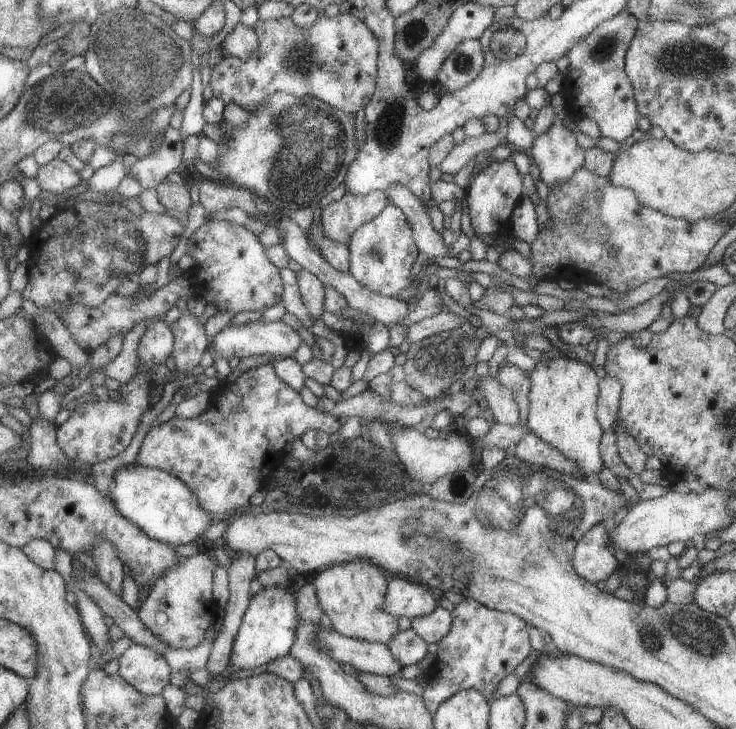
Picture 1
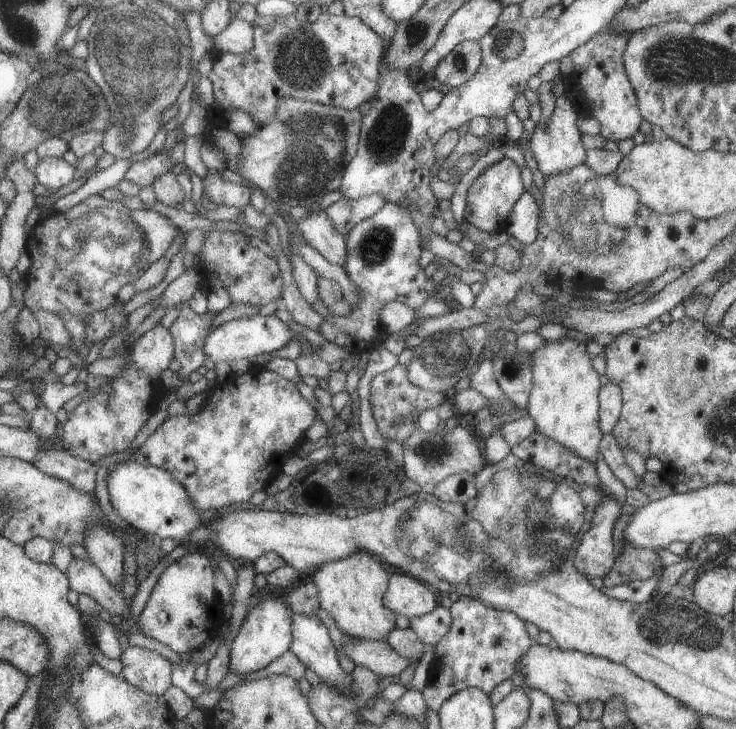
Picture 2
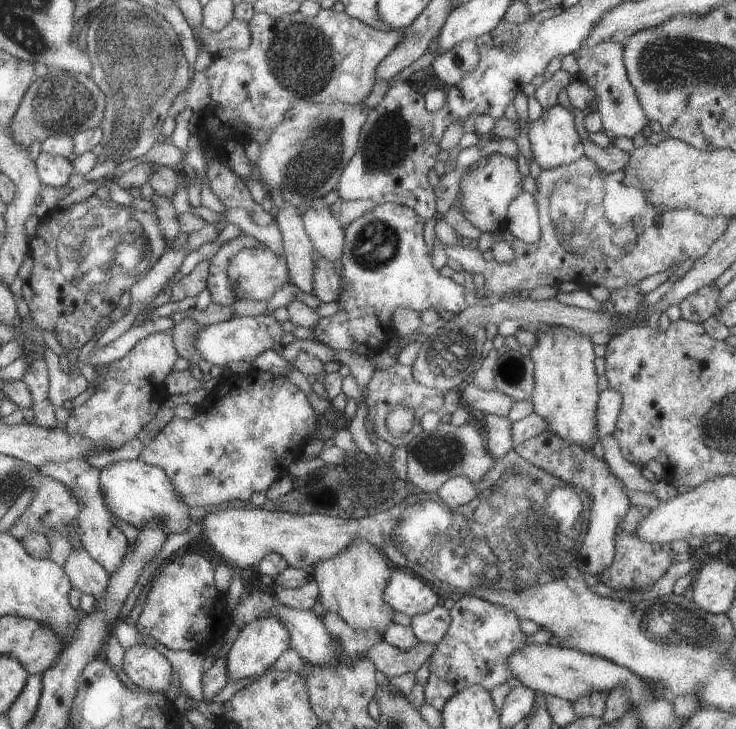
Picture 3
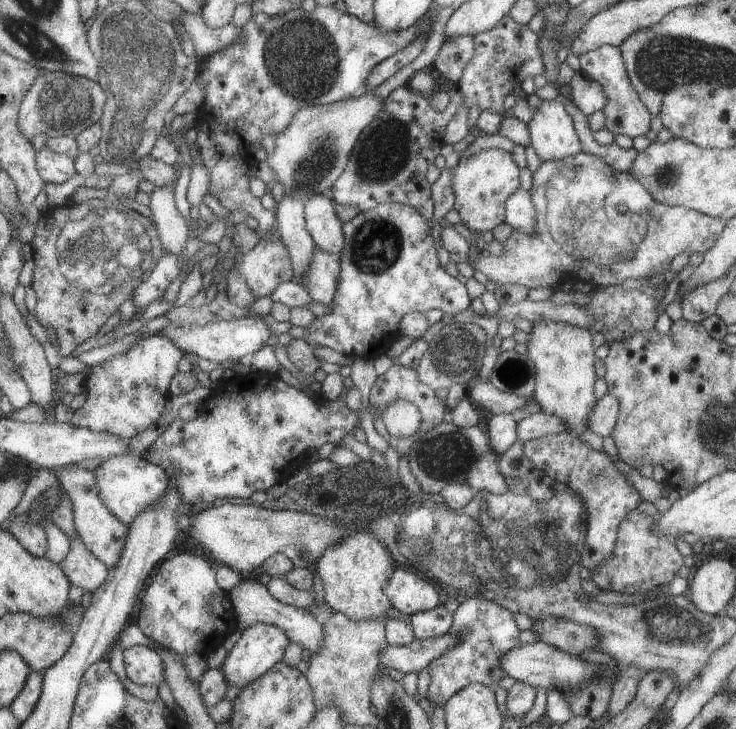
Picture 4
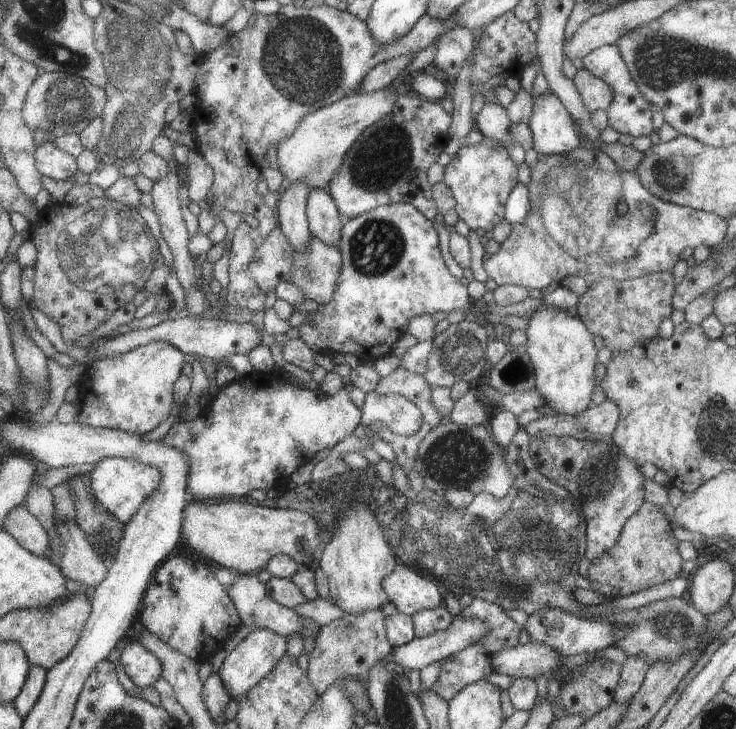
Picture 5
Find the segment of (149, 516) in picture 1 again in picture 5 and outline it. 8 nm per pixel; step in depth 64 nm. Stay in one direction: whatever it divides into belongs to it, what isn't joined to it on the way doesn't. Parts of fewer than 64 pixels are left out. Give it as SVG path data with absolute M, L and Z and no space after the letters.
M105 457L93 464L93 468L88 474L90 483L88 486L92 490L92 496L105 508L118 522L125 524L131 515L142 504L142 500L154 491L159 484L160 474L157 468L144 465L140 461L127 457Z

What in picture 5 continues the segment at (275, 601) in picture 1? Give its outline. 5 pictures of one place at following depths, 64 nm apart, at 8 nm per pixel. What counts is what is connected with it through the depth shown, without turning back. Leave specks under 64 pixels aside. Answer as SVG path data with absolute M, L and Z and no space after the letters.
M256 629L243 638L234 650L226 654L217 674L231 699L241 699L250 688L255 687L286 654L286 636L269 629Z

